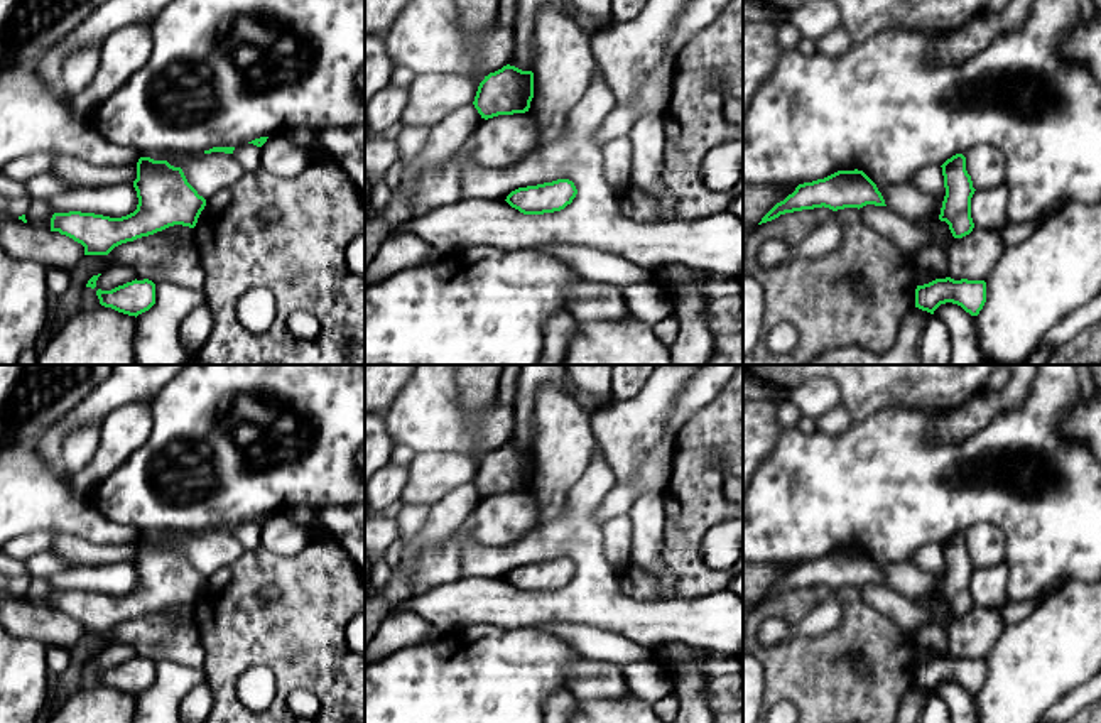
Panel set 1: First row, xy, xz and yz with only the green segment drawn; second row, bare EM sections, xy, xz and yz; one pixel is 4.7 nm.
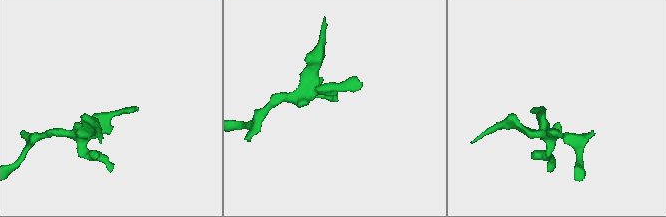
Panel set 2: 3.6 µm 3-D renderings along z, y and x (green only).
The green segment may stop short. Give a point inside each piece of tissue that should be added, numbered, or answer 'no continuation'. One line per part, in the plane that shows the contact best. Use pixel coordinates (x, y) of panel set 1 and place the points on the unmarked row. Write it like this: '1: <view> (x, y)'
no continuation

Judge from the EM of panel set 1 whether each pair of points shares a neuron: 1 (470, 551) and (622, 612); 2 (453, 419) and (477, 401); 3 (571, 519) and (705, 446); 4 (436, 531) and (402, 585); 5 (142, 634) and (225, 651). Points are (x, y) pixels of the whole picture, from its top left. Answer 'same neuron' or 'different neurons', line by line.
1: same neuron
2: different neurons
3: different neurons
4: same neuron
5: different neurons

